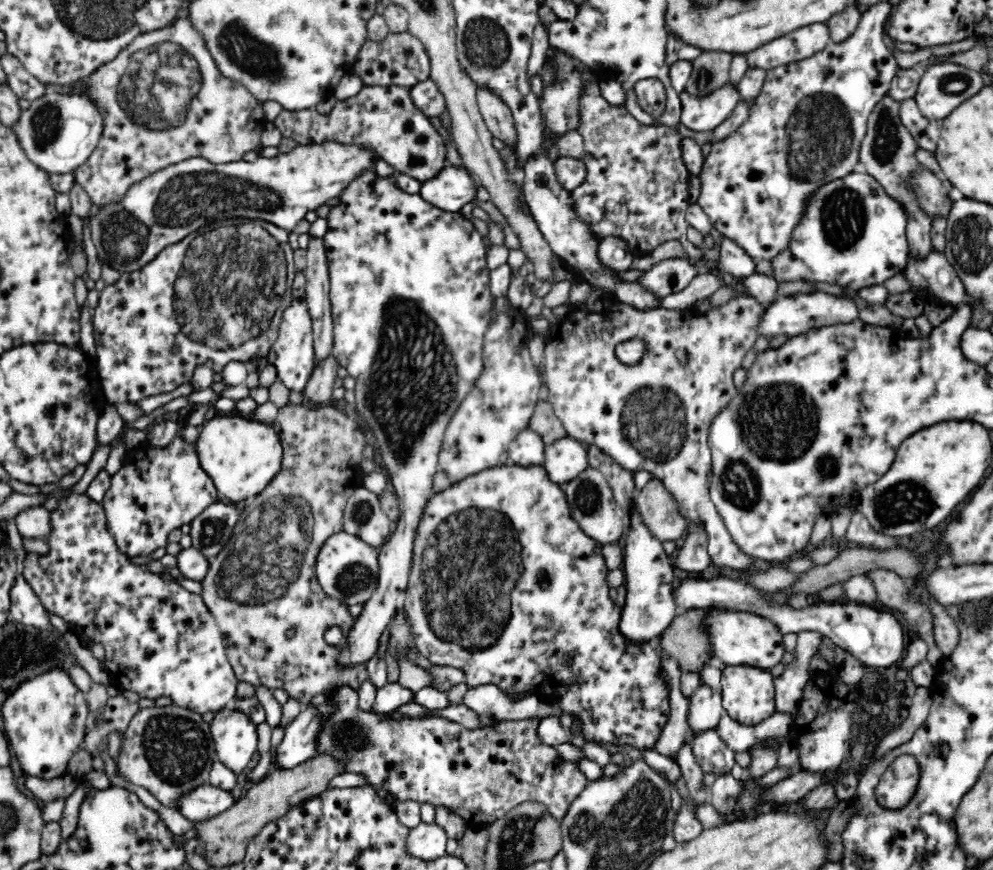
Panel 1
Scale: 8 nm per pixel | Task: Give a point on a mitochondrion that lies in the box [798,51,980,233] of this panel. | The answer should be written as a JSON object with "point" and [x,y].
{"point":[886,141]}

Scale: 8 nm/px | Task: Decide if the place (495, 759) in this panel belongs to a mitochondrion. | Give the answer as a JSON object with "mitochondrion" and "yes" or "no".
{"mitochondrion":"no"}

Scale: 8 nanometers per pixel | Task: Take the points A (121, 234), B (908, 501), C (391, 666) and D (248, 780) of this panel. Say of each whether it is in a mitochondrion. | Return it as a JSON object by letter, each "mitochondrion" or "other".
{"A":"mitochondrion","B":"mitochondrion","C":"other","D":"other"}

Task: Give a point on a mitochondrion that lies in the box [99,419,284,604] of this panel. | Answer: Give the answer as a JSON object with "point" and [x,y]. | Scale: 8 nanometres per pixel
{"point":[213,530]}

